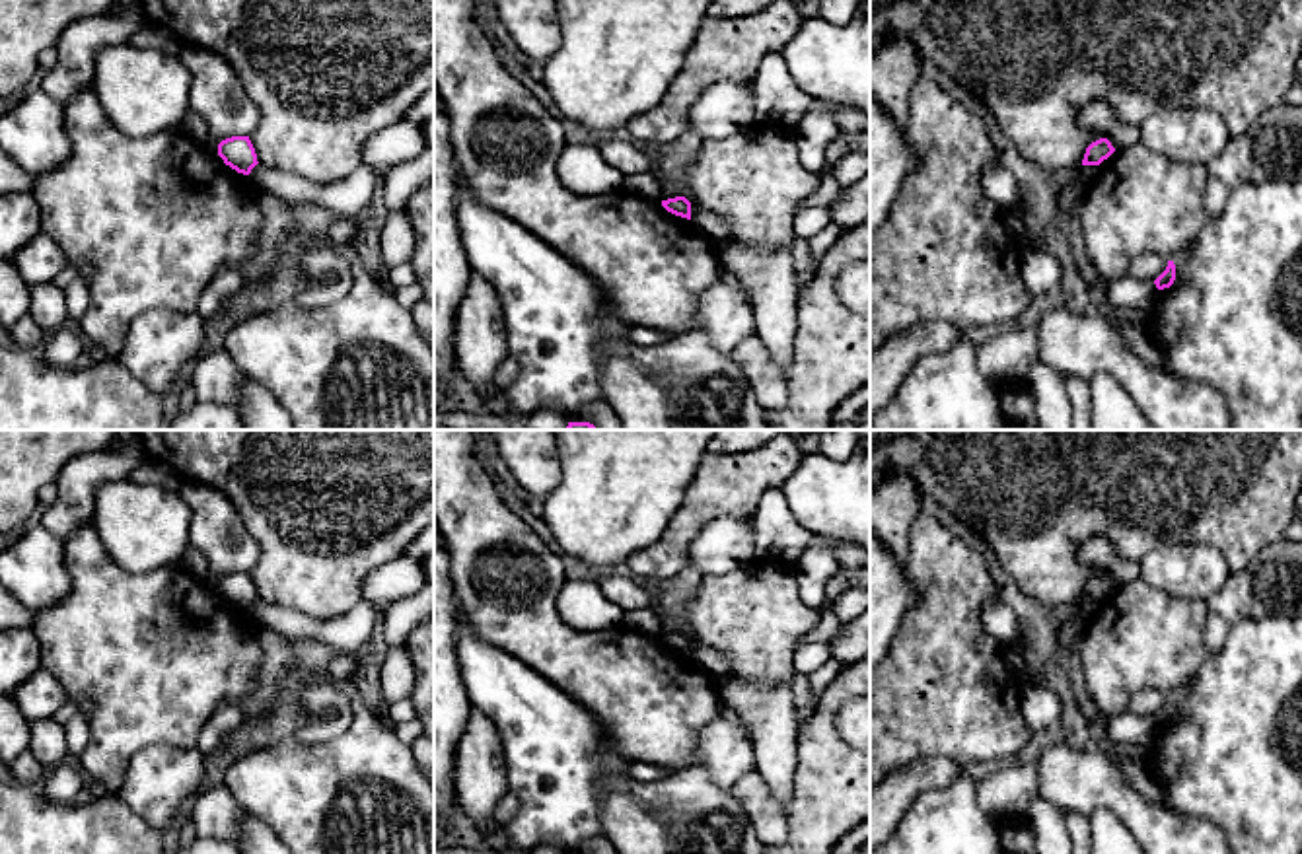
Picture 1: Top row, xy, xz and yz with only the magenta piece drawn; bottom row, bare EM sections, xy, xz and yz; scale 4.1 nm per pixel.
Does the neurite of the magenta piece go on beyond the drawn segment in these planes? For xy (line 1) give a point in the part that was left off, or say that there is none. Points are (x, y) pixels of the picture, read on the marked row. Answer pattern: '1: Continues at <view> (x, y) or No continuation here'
1: No continuation here

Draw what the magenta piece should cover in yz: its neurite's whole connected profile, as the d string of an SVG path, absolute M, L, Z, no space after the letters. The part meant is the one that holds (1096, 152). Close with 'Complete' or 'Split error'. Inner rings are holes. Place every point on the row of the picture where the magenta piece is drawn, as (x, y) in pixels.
M1100 138L1096 142L1092 142L1086 148L1082 165L1100 165L1103 160L1107 160L1111 154L1115 152L1115 148L1111 146L1111 142L1107 138Z. Complete

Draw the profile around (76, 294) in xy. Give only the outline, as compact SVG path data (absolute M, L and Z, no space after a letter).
M78 274L72 284L64 290L68 317L80 321L90 305L90 284Z

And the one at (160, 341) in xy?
M148 309L132 321L117 360L163 397L181 368L200 356L204 327L206 319L199 311Z

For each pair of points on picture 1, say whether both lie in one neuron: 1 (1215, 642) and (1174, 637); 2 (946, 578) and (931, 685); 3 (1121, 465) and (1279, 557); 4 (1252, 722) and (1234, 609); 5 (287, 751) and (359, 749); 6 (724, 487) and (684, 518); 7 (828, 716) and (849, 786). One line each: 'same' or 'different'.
1: different
2: same
3: different
4: different
5: same
6: same
7: same

